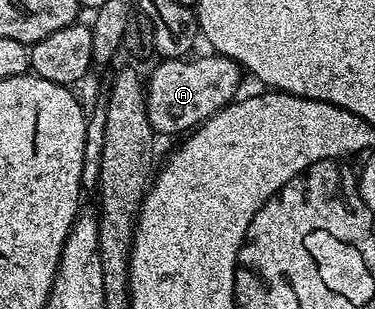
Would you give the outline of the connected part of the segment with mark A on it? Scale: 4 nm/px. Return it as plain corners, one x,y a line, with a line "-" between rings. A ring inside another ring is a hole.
208,56
162,60
162,65
155,66
153,74
147,77
145,104
148,107
149,122
156,134
186,134
224,109
242,92
241,66
229,57

